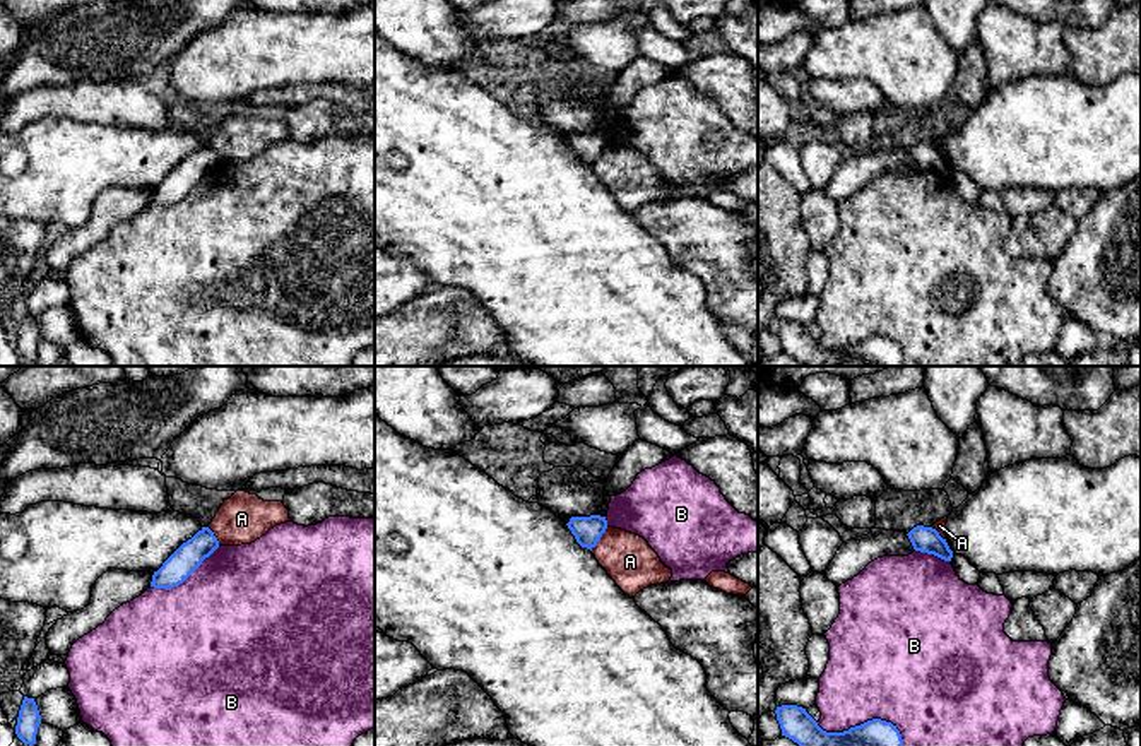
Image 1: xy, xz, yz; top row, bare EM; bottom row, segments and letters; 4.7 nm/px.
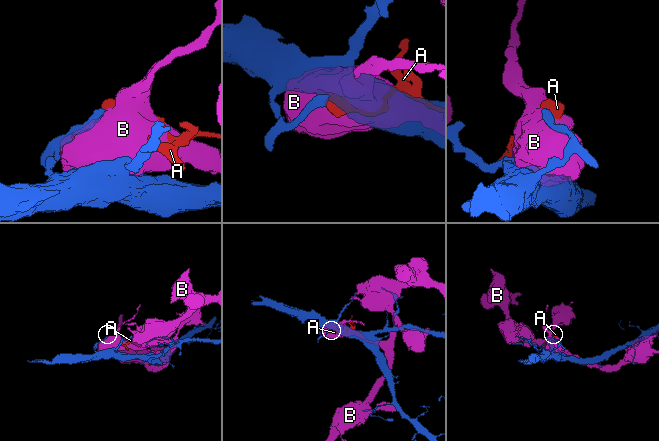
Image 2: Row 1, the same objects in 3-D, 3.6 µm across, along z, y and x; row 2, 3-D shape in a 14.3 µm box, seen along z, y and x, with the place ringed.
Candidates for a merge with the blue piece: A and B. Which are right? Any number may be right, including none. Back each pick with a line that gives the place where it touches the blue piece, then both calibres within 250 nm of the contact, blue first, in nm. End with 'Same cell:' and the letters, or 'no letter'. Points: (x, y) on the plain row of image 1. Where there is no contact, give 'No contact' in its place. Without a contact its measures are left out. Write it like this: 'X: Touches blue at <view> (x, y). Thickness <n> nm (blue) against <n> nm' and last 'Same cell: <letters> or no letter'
Same cell: no letter

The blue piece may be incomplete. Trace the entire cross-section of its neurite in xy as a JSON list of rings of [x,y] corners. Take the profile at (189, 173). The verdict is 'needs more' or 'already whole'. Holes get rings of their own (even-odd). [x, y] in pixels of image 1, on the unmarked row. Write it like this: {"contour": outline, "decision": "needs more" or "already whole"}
{"contour": [[[202,144],[192,156],[183,159],[164,180],[154,188],[151,204],[173,205],[183,200],[205,175],[219,164],[219,157],[209,144]]], "decision": "already whole"}

